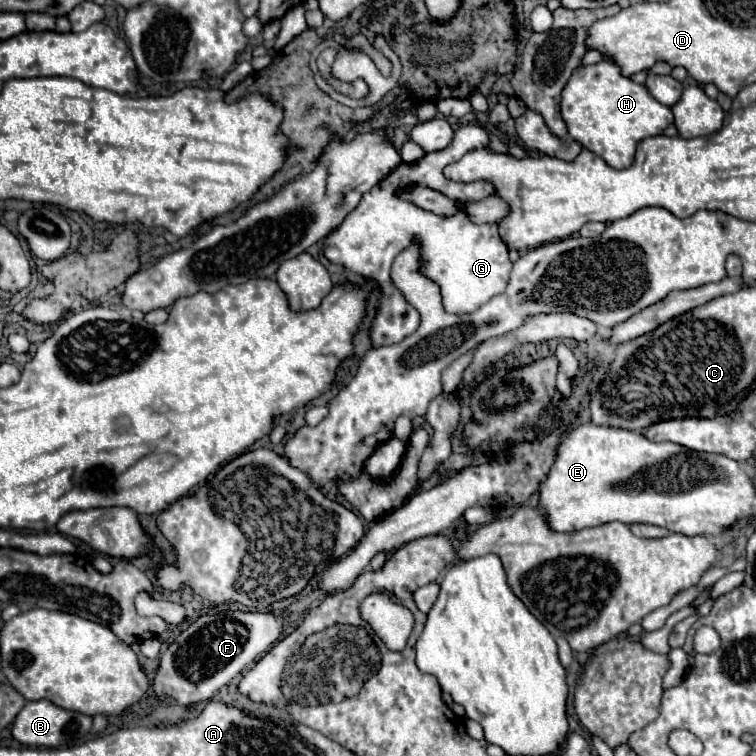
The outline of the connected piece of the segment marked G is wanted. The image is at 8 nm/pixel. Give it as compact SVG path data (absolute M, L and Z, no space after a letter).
M460 125L454 133L452 143L446 149L426 153L416 163L398 165L384 181L380 181L374 189L364 193L358 207L342 221L342 225L334 233L328 235L324 255L332 263L340 263L362 277L372 277L382 289L380 311L372 325L372 341L376 347L400 343L402 339L412 335L420 325L418 309L404 299L404 295L394 287L390 279L390 267L394 257L402 249L406 249L414 239L418 239L422 247L422 257L426 261L422 271L426 273L426 277L430 277L440 285L442 305L448 313L456 315L472 313L474 309L490 301L494 295L502 293L502 289L506 289L512 263L508 259L506 245L498 235L496 223L476 225L464 213L458 213L454 217L438 217L434 213L418 209L416 205L410 205L410 201L402 201L400 197L396 197L404 187L410 187L414 183L438 189L454 199L476 201L492 195L494 189L486 181L466 185L466 183L454 183L442 175L442 169L448 163L458 161L464 153L478 147L488 147L486 131L480 125Z

